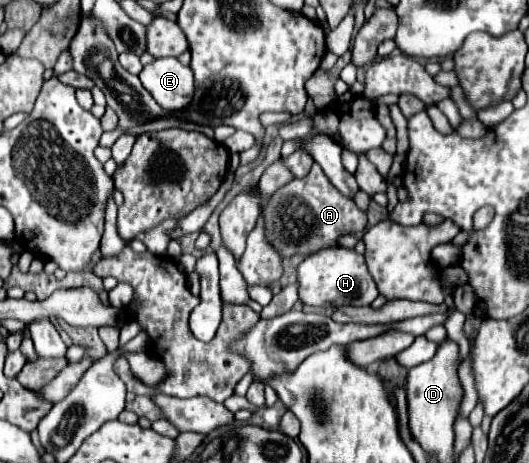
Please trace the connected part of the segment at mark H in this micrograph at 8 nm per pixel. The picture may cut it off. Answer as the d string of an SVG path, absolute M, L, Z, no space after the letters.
M326 248L310 254L298 266L298 282L300 300L308 306L368 306L378 296L376 282L366 268L366 260L354 248Z

